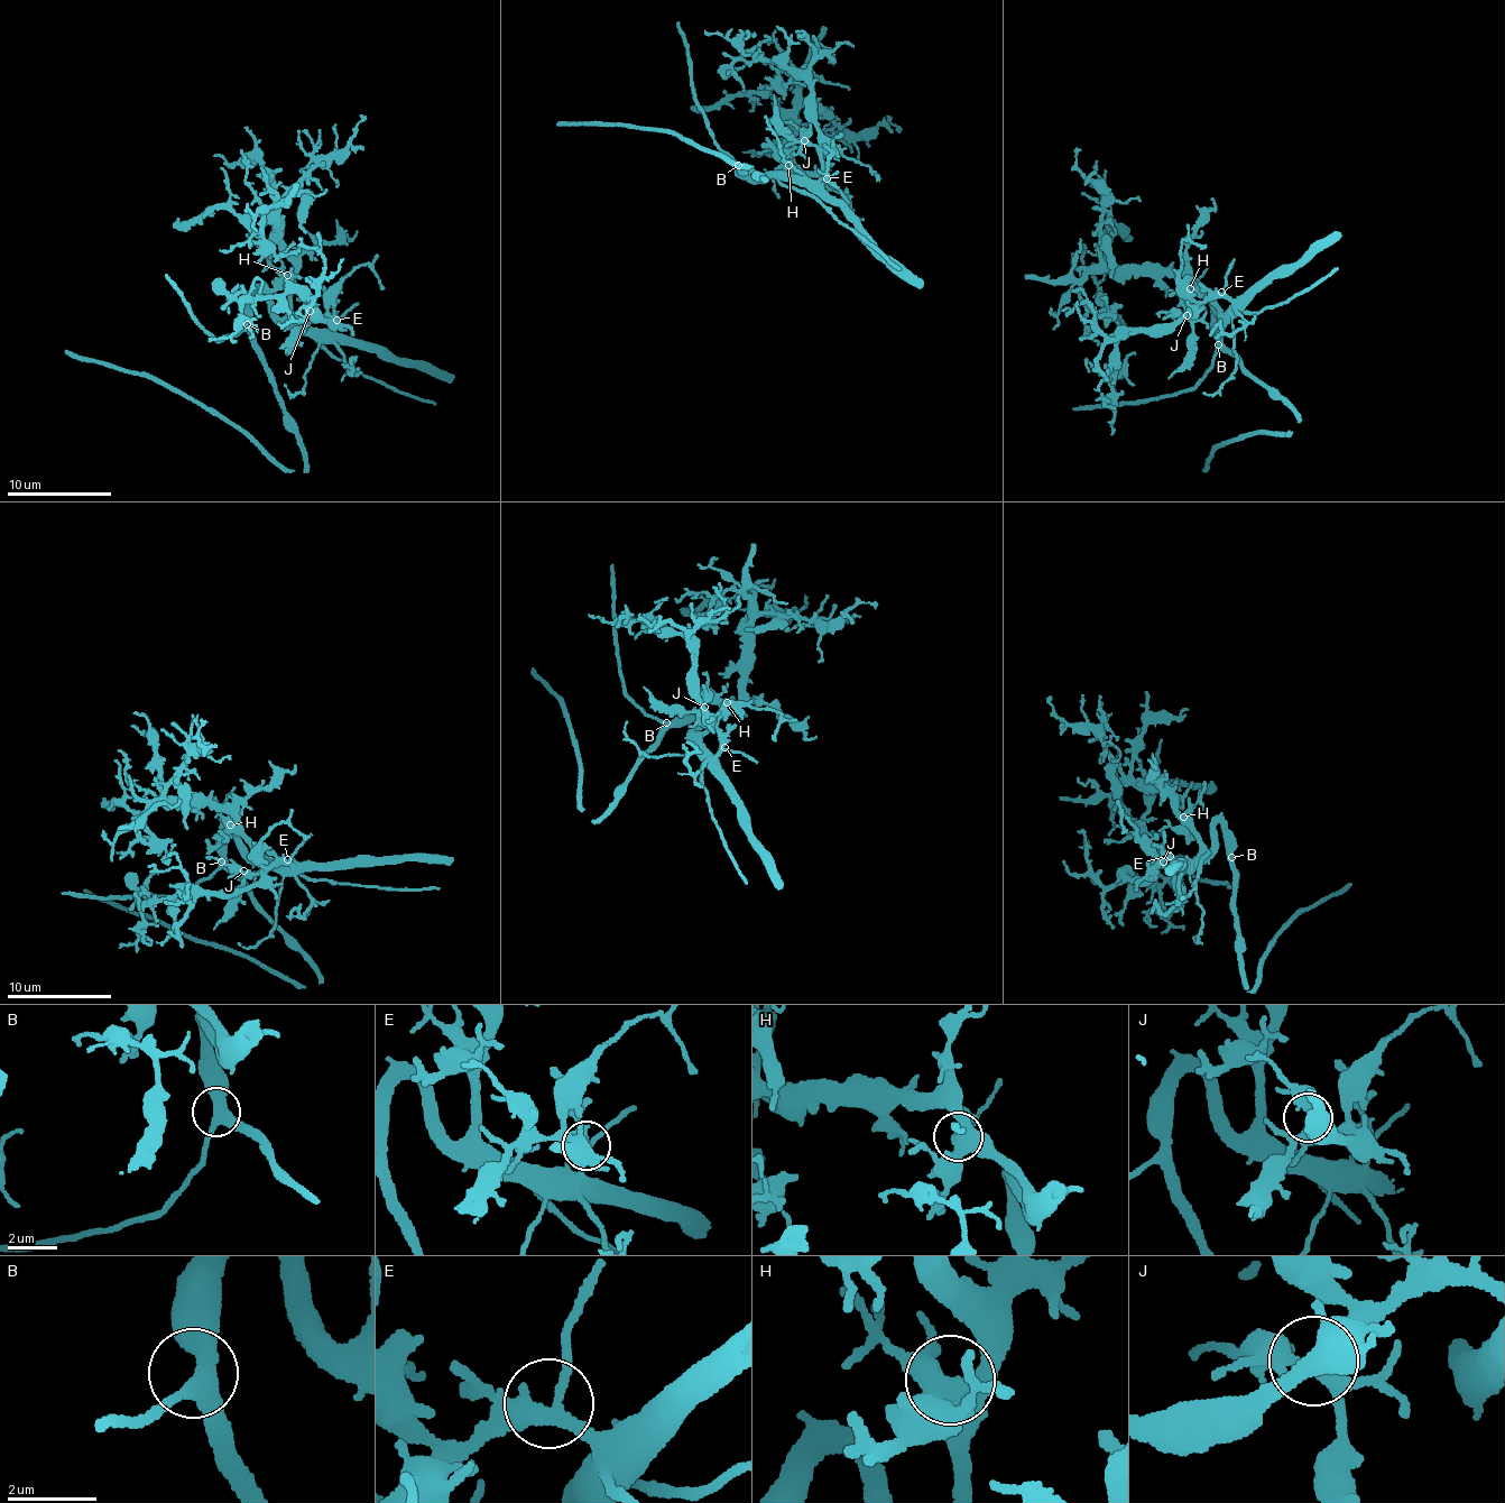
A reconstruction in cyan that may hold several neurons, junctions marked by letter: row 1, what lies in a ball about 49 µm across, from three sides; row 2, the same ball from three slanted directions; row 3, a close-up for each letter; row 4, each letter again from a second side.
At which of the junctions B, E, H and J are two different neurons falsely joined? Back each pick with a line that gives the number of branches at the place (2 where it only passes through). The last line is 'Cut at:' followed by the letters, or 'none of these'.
Cut at: none of these

